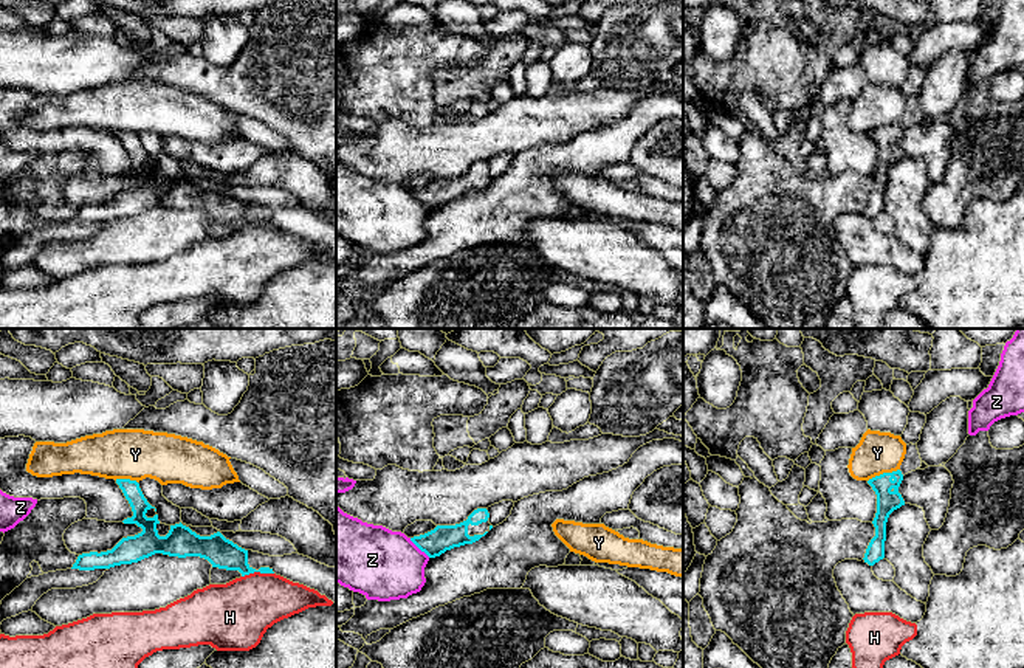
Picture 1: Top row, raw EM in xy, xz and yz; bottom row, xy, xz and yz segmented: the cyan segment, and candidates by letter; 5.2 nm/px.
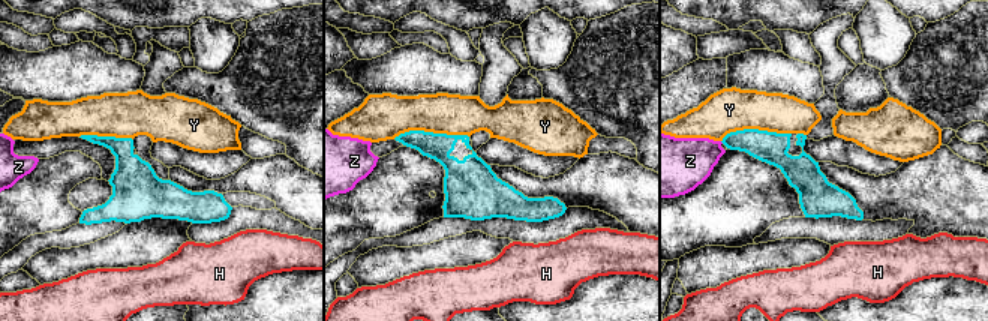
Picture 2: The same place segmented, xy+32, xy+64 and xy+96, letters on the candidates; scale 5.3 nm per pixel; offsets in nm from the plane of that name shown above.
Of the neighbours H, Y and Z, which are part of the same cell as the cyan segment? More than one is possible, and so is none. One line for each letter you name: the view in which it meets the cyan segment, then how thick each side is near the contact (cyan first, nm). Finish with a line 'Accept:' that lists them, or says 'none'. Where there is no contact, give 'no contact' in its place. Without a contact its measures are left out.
Accept: none

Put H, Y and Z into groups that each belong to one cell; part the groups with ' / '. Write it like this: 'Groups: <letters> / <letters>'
Groups: H / Y / Z

